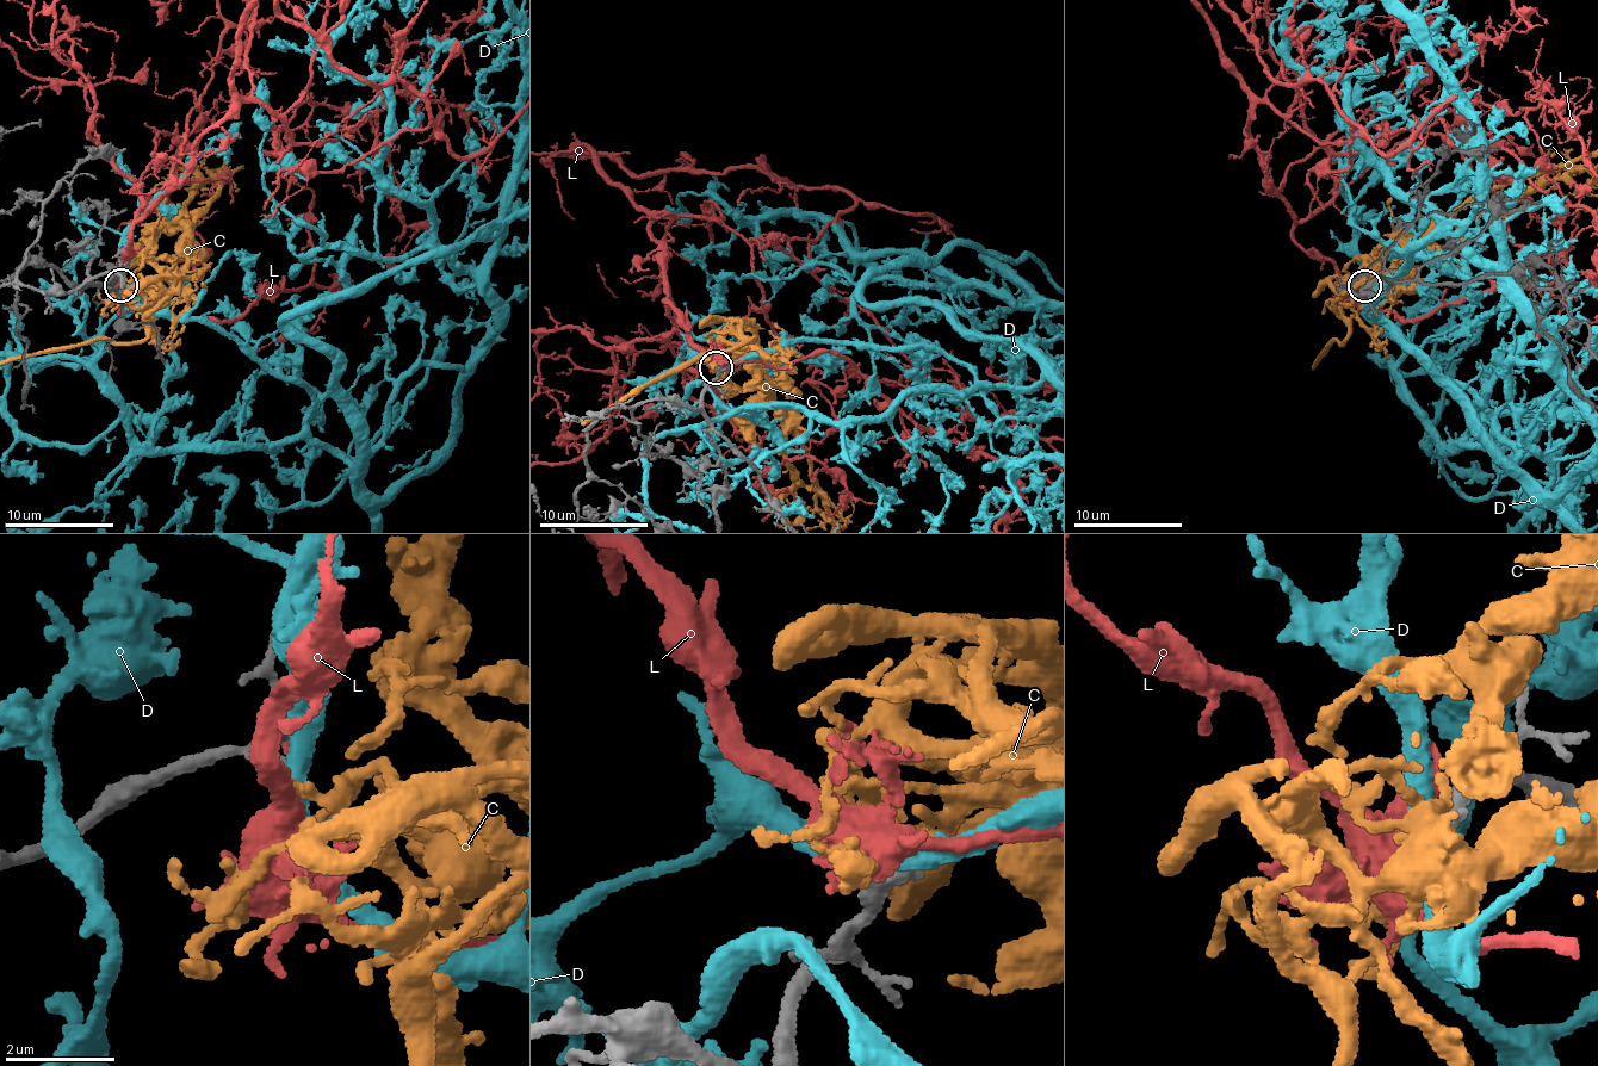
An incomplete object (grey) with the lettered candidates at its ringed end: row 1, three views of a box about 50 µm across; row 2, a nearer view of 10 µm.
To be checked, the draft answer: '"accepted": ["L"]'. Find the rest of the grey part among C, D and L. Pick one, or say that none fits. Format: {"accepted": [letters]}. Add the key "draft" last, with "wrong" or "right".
{"accepted": ["L"], "draft": "right"}

